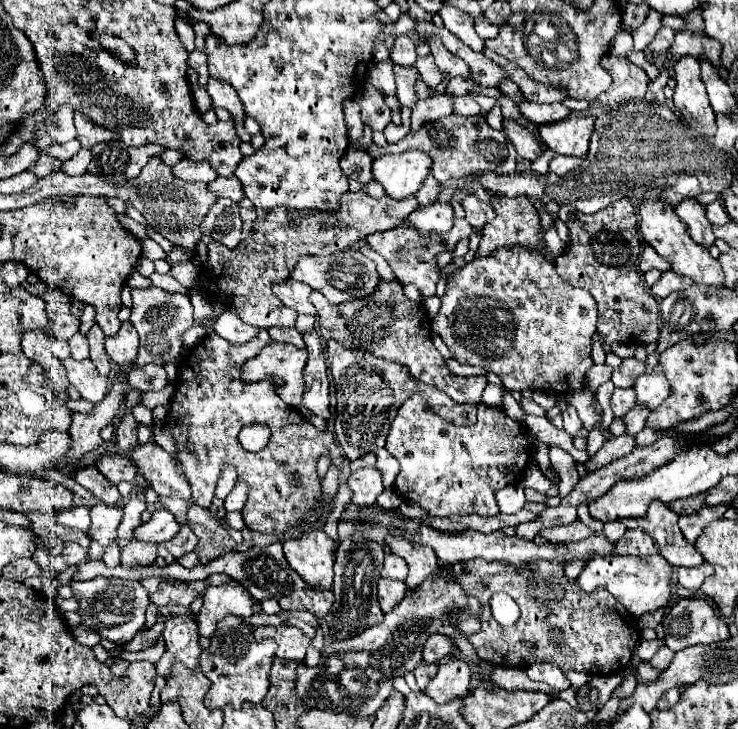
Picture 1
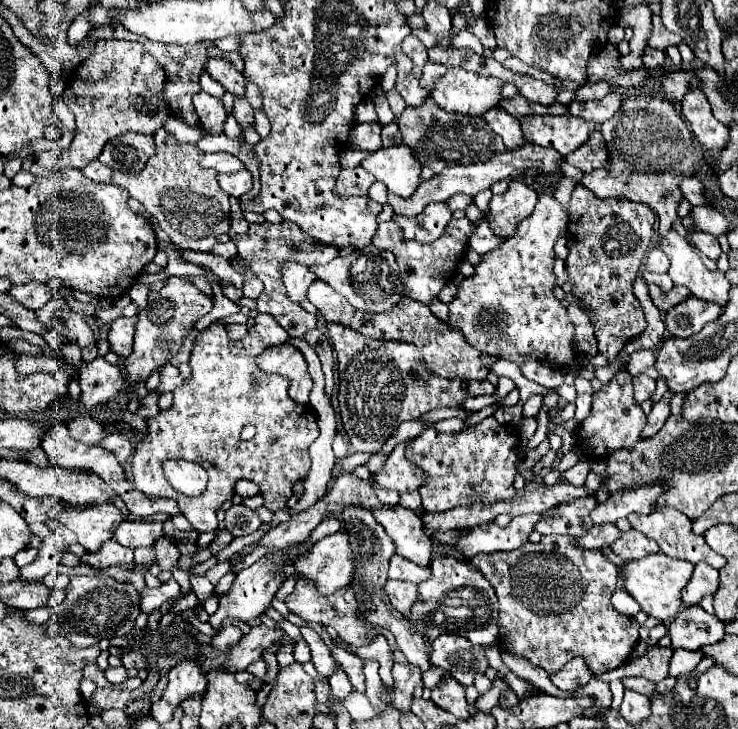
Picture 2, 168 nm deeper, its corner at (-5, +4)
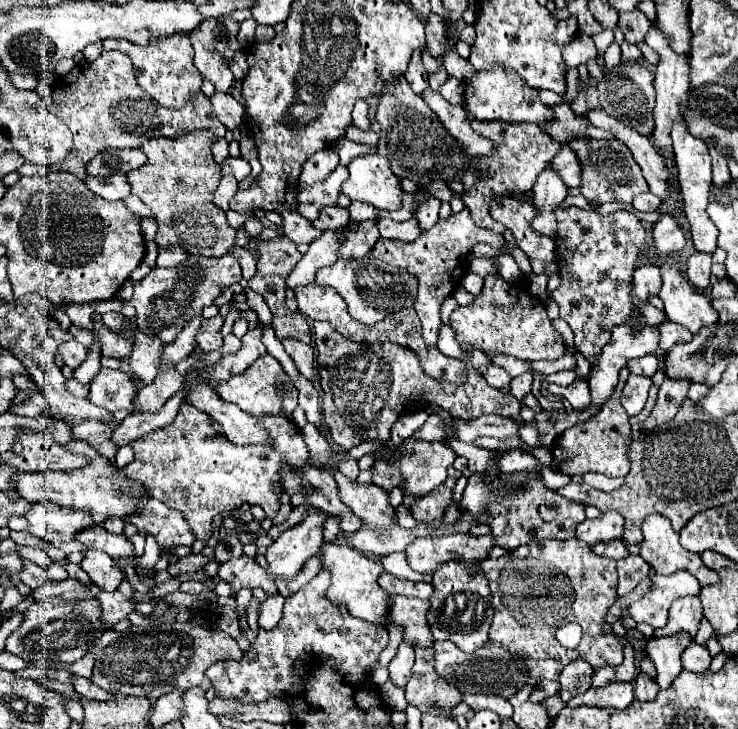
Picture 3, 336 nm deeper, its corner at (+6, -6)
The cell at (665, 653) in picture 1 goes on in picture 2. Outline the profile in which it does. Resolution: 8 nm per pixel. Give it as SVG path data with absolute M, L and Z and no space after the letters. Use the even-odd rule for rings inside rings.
M655 645L655 647L649 647L643 657L637 657L637 659L625 663L623 667L618 667L600 676L593 674L592 678L609 683L613 680L622 679L625 675L641 675L641 677L647 677L649 681L657 683L657 681L661 681L661 677L667 675L671 655L673 655L671 647Z

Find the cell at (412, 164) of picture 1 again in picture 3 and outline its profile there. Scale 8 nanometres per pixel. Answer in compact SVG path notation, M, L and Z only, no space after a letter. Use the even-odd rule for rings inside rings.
M378 153L354 157L340 191L350 201L364 201L376 209L398 211L402 207L400 179L392 173L388 159Z

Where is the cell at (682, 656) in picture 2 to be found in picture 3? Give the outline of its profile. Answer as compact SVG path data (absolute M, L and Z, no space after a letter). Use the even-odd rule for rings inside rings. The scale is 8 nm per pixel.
M692 641L692 645L688 645L688 649L686 649L684 655L682 655L682 665L684 665L684 669L698 671L698 673L708 671L710 661L712 661L712 657L710 657L706 645L698 645L696 641Z

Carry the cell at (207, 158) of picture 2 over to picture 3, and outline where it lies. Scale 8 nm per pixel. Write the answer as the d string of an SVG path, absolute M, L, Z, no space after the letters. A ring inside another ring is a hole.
M230 157L222 163L222 173L224 175L234 175L238 181L244 181L250 175L250 163L242 157L238 157L238 159Z

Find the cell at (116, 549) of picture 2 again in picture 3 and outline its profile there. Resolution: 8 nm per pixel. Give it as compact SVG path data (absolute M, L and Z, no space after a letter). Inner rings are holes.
M86 551L82 569L90 575L90 579L96 583L100 591L114 591L124 579L124 573L102 551Z

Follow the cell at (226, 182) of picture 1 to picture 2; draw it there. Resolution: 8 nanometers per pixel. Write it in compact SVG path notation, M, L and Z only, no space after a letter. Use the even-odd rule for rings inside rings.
M241 169L237 173L231 173L231 175L219 175L219 185L225 193L229 193L231 197L241 197L245 195L251 187L253 187L253 179L251 179L251 171L249 169Z

